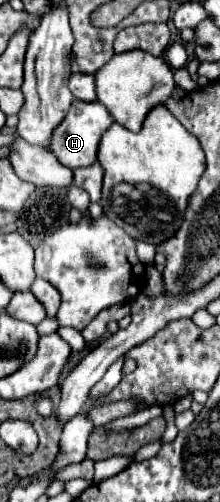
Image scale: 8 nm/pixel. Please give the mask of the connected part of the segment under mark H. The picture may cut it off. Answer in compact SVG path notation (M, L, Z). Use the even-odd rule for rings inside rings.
M74 100L66 118L62 124L56 126L56 132L52 132L52 144L48 146L50 152L68 168L76 170L82 166L90 166L96 162L96 152L98 152L98 142L104 130L114 122L110 112L104 108L100 102L82 102Z

